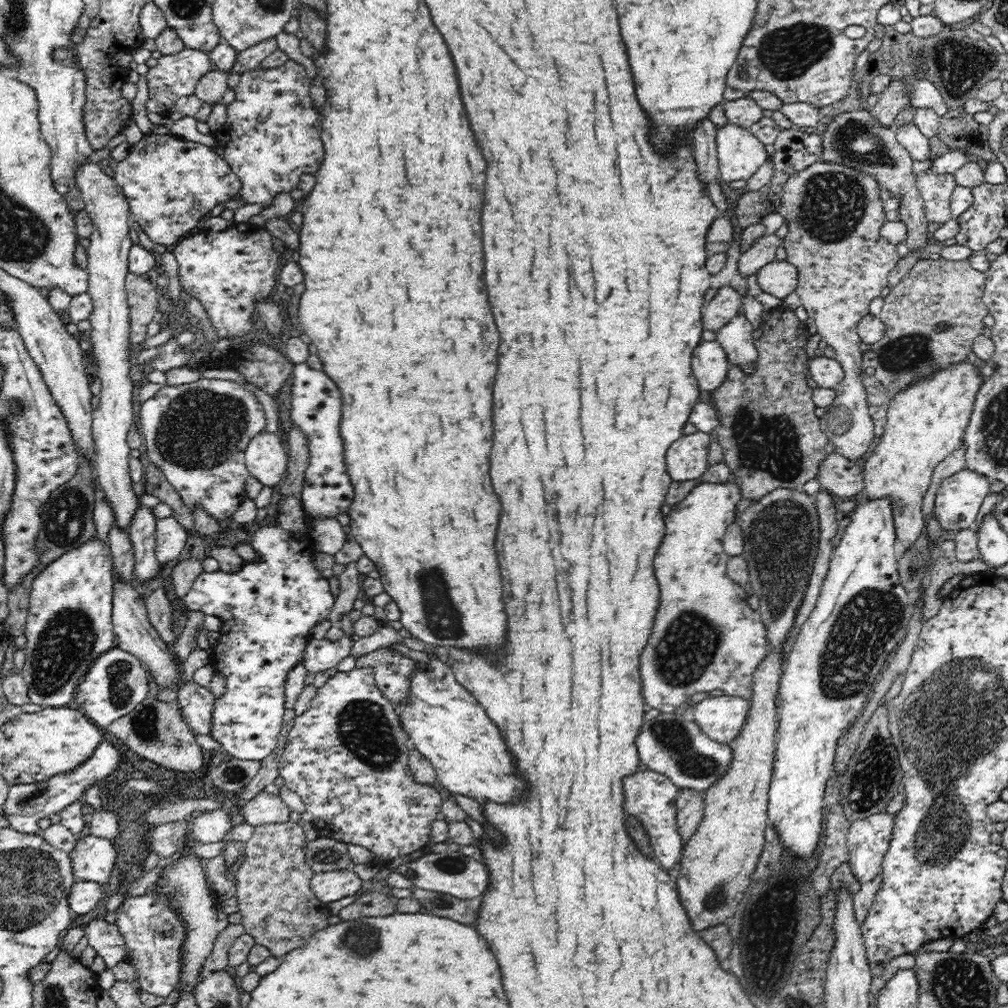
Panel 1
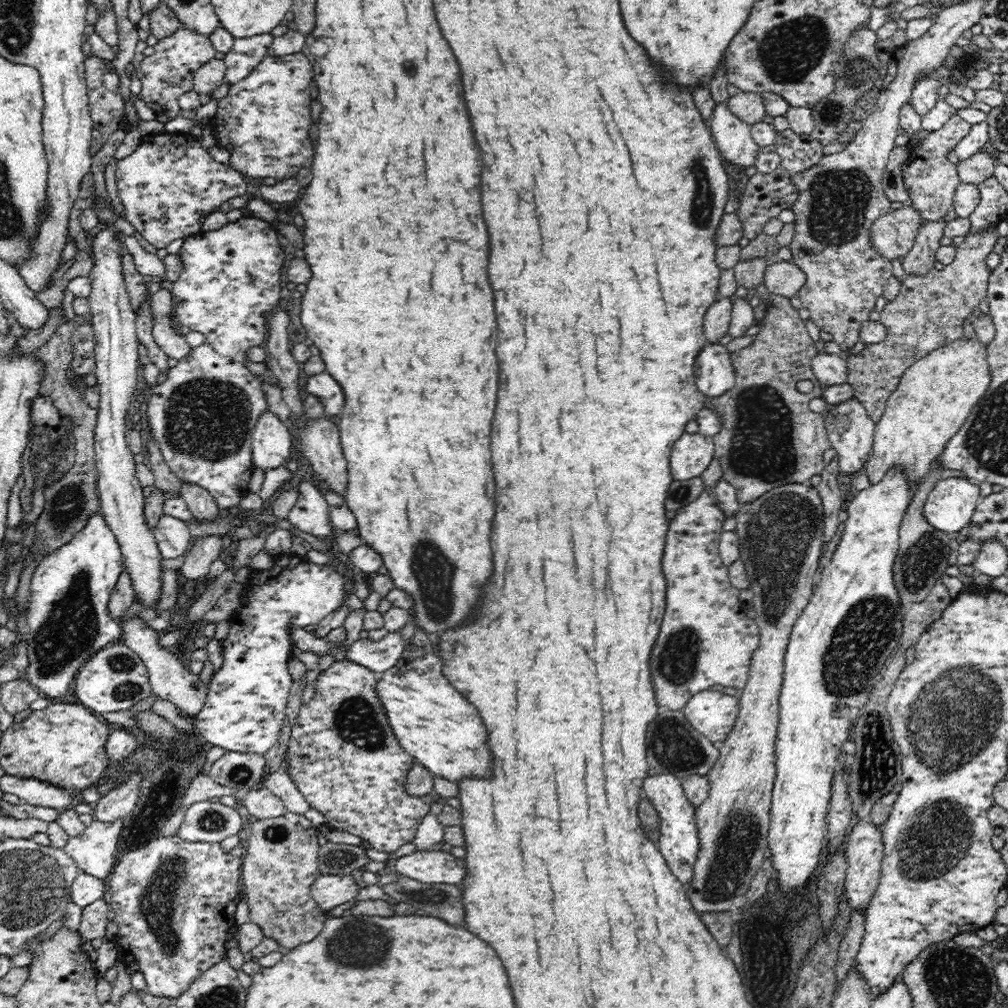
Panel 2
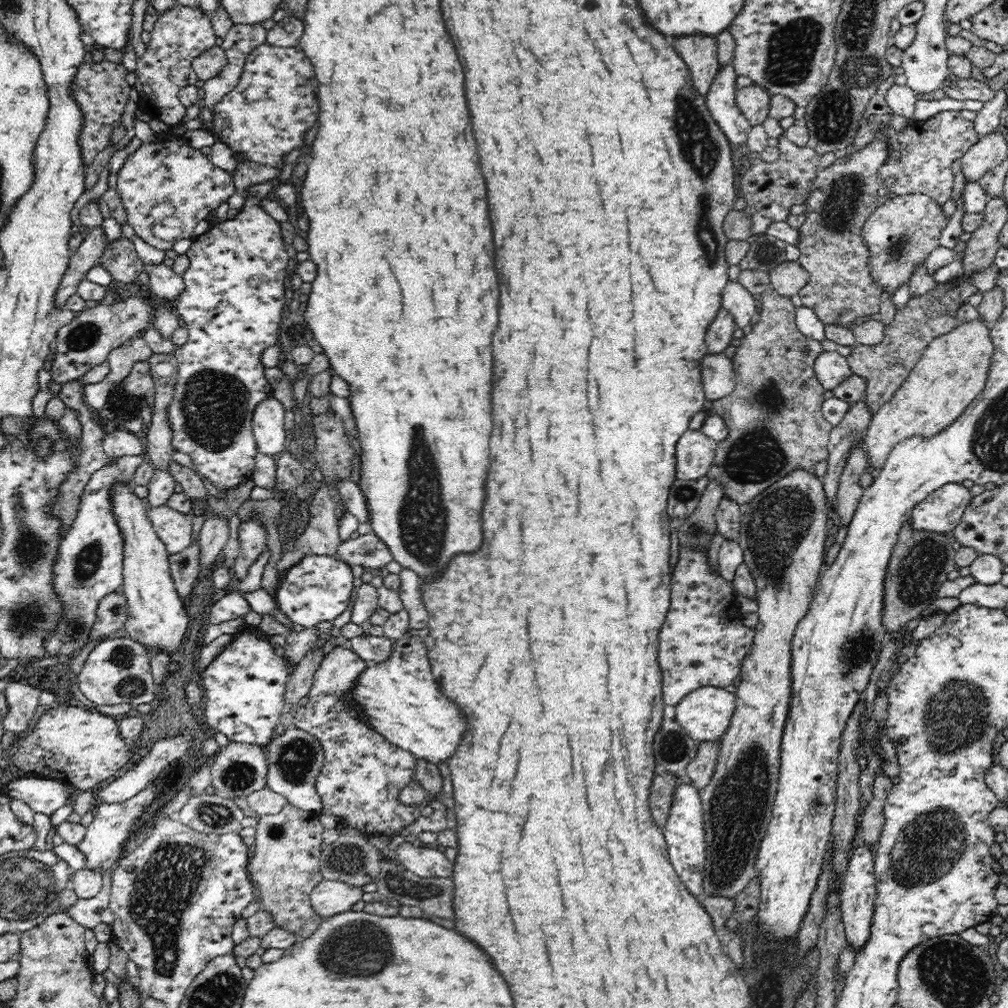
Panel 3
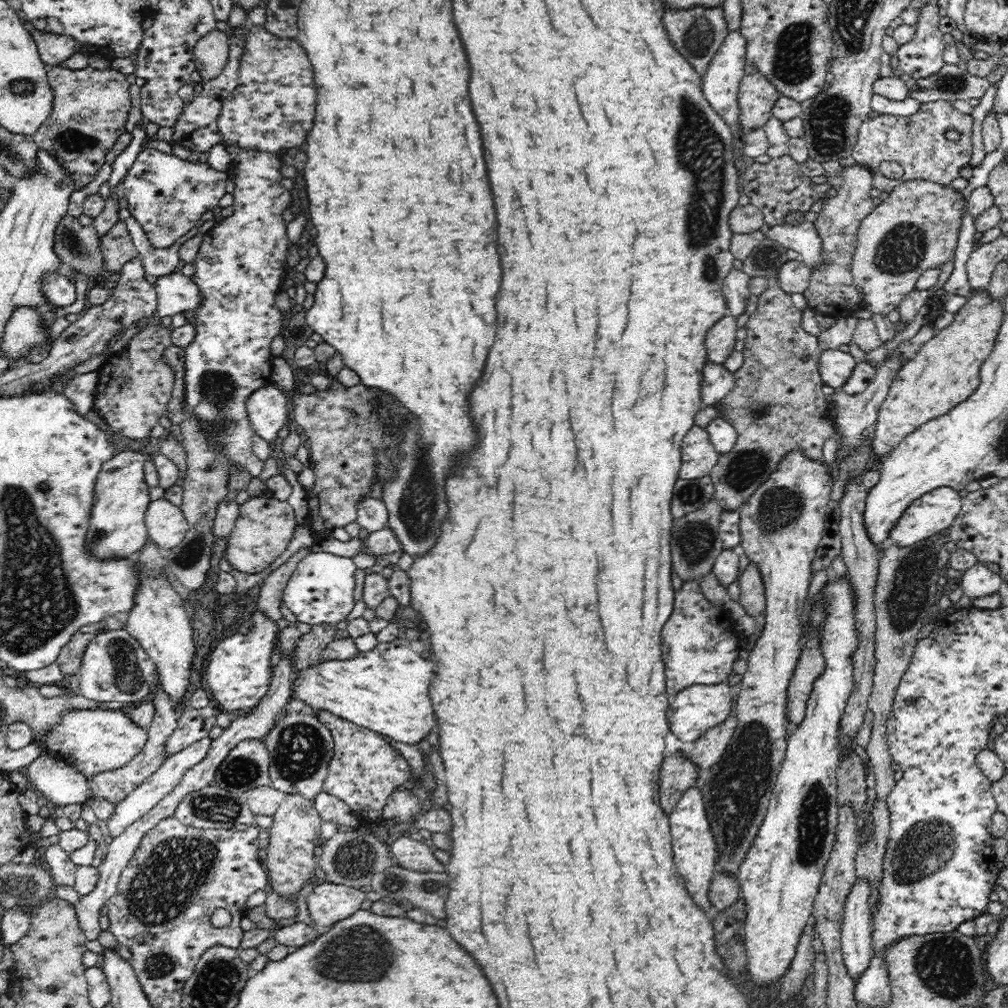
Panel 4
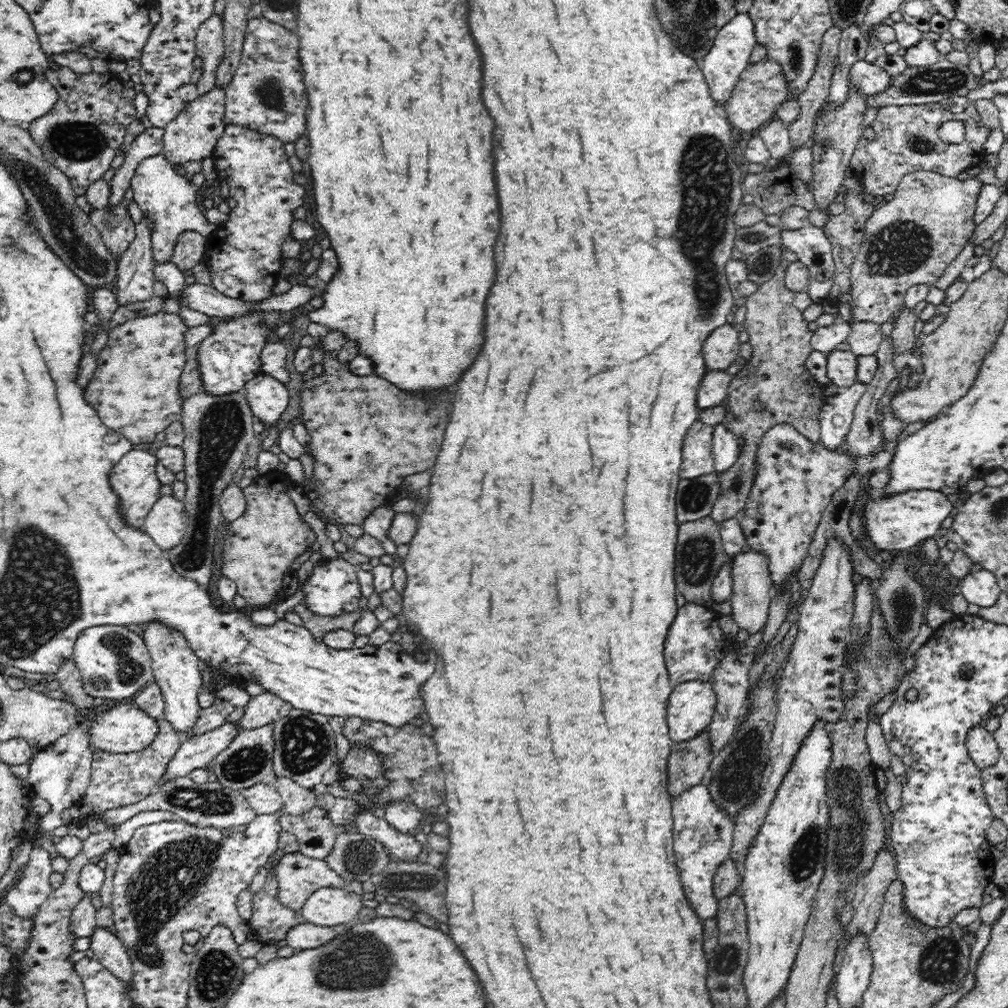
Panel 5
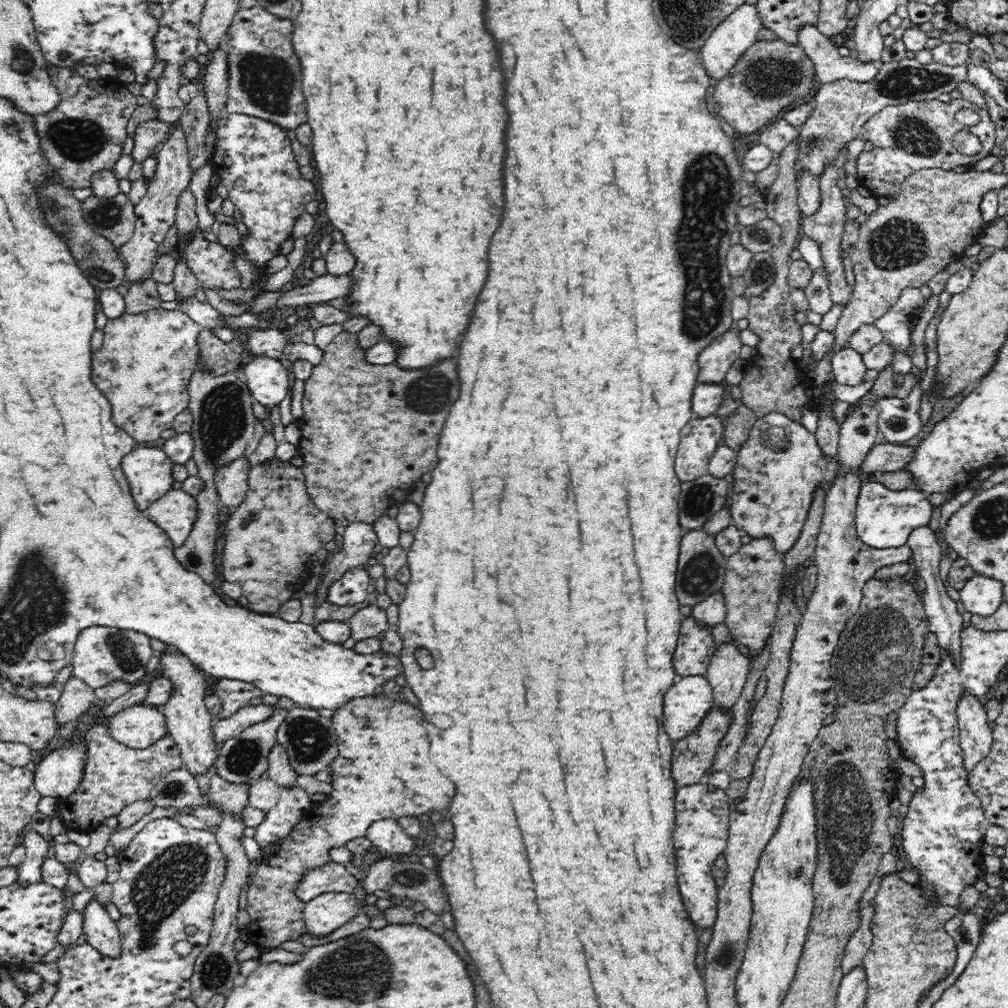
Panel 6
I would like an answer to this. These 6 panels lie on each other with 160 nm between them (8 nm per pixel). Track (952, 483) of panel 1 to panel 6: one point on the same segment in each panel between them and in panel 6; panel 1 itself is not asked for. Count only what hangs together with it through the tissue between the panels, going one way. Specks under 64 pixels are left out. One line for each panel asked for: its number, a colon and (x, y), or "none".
2: (949, 507)
3: (941, 511)
4: (934, 512)
5: (898, 522)
6: (884, 518)

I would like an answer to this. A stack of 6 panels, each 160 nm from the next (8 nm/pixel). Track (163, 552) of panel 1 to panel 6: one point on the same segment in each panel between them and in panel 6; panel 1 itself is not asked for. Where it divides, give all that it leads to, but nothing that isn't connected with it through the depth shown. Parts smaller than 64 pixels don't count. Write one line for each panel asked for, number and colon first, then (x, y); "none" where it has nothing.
2: (172, 535)
3: (174, 528)
4: (166, 524)
5: (166, 522)
6: (175, 512)

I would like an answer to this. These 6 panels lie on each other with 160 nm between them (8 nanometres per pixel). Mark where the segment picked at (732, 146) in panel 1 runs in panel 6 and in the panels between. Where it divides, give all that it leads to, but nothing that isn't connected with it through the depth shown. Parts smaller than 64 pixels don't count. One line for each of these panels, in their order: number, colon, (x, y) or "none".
2: (732, 136)
3: (720, 100)
4: (721, 82)
5: (723, 64)
6: (737, 32)

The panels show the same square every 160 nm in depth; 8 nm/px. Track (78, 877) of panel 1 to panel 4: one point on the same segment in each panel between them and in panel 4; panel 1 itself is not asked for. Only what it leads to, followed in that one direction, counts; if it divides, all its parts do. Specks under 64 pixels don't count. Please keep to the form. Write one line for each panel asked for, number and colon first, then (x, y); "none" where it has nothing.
2: (94, 850)
3: (101, 844)
4: (163, 780)

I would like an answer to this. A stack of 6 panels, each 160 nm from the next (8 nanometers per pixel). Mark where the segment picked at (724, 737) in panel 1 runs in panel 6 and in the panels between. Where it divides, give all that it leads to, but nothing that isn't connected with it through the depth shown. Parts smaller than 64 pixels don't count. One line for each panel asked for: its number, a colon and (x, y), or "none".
2: (713, 713)
3: (706, 713)
4: (695, 709)
5: (691, 706)
6: (686, 704)

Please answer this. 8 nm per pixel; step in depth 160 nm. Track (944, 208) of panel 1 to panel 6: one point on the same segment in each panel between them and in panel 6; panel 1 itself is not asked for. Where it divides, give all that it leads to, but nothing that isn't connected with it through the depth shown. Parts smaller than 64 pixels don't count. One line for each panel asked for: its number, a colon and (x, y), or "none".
2: (931, 178)
3: (920, 157)
4: (918, 143)
5: (907, 140)
6: (907, 138)

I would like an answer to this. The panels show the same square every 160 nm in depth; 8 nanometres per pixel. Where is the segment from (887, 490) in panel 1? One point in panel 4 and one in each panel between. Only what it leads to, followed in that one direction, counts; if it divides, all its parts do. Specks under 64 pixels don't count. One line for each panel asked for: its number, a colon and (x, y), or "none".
2: (934, 397)
3: (952, 371)
4: (945, 372)

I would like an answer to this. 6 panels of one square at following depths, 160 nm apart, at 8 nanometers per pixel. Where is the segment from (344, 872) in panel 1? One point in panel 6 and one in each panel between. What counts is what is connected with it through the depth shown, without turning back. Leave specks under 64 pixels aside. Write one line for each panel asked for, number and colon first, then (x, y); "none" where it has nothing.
2: (329, 890)
3: (330, 897)
4: (327, 903)
5: (326, 907)
6: (328, 911)

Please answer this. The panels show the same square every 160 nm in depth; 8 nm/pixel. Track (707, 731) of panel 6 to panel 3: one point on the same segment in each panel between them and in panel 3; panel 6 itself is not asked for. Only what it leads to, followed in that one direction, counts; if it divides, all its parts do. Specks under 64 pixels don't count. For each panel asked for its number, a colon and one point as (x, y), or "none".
3: (660, 796)
4: (677, 774)
5: (689, 760)

